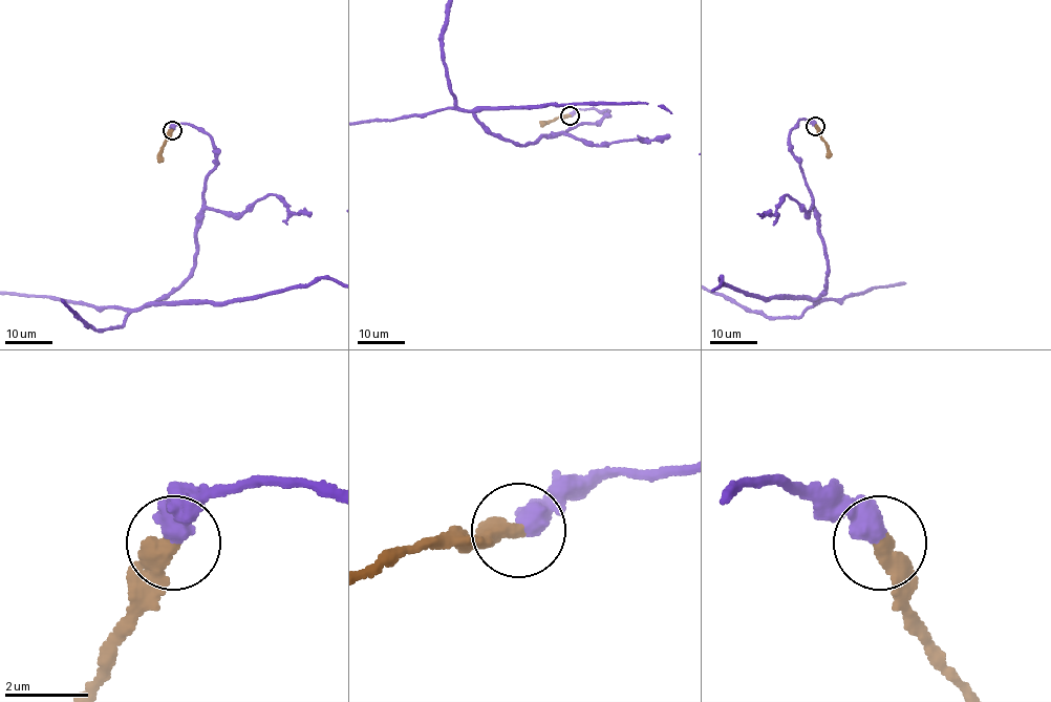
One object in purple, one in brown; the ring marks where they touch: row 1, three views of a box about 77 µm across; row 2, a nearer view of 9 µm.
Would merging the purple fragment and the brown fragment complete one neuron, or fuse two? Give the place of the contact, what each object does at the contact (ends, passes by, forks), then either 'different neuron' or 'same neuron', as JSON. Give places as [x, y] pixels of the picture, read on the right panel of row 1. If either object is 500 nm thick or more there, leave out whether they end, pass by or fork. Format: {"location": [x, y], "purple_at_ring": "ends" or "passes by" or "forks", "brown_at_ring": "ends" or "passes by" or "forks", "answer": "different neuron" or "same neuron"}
{"location": [815, 126], "answer": "same neuron"}

